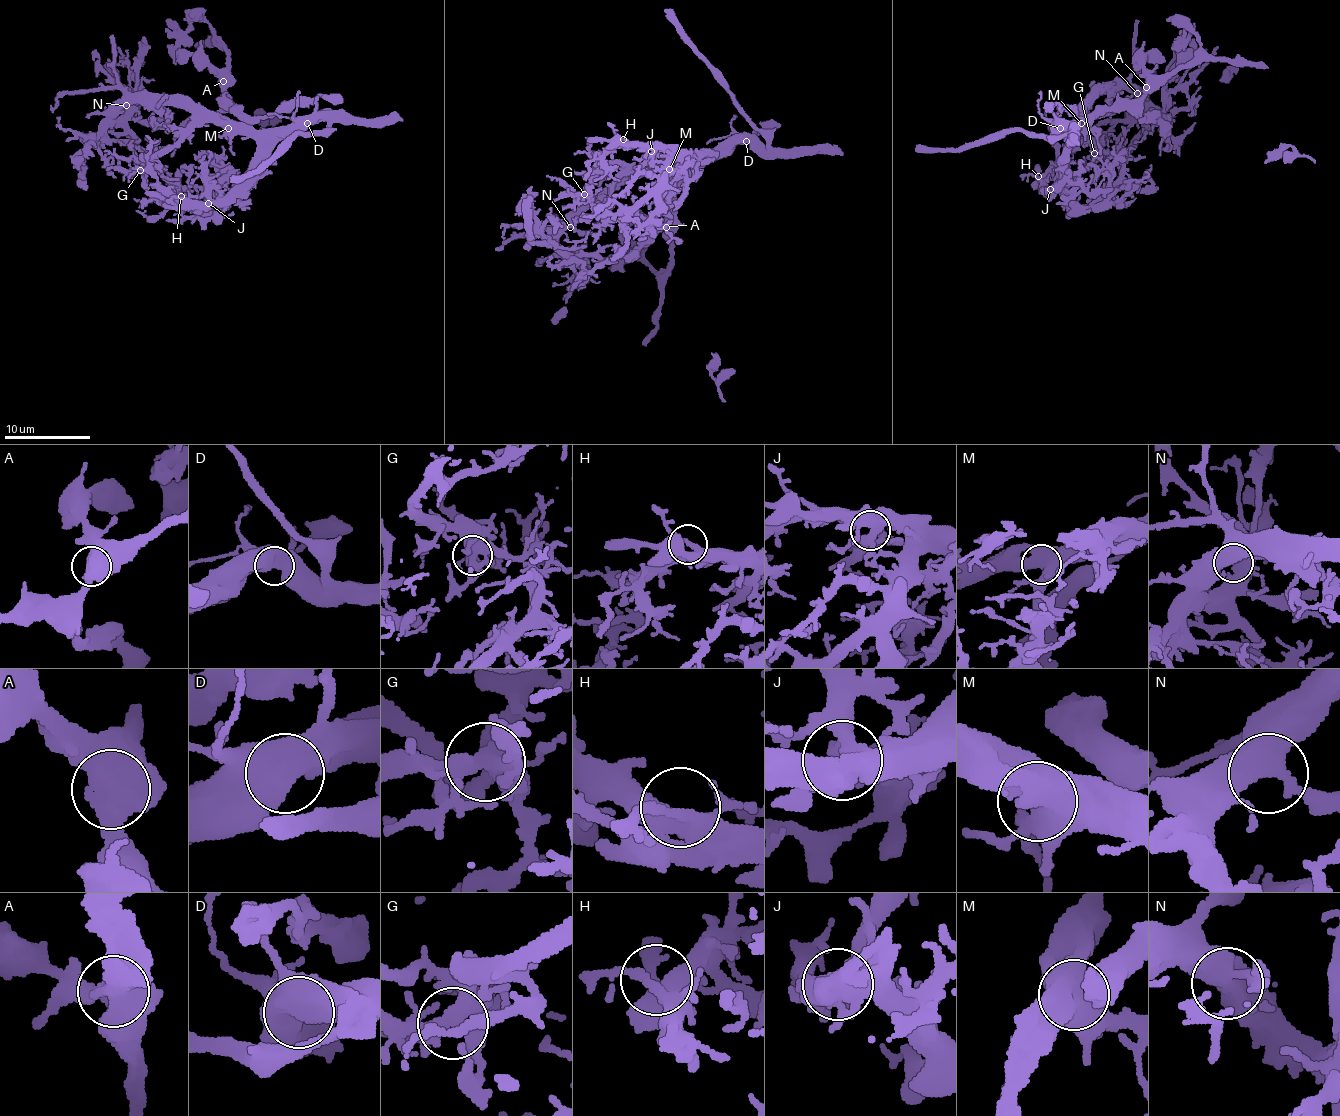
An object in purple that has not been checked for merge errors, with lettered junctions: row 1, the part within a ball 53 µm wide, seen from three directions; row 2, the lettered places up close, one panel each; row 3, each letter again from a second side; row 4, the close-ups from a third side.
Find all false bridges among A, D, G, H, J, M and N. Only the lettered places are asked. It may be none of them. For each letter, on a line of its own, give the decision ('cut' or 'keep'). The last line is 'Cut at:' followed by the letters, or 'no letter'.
A: keep
D: keep
G: keep
H: keep
J: keep
M: keep
N: keep
Cut at: no letter

